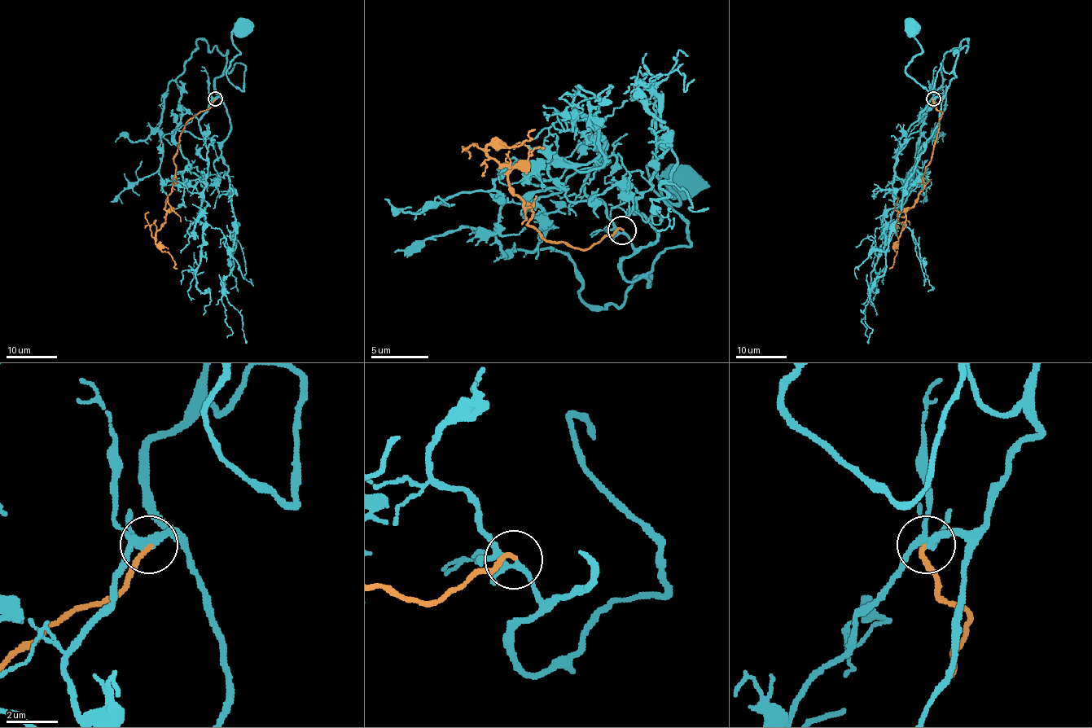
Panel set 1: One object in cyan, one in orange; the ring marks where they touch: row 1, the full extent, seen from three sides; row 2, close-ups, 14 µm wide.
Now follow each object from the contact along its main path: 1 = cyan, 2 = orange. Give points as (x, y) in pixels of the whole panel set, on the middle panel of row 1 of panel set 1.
1: (624, 230), (621, 274), (641, 280), (690, 245), (647, 168), (678, 202), (661, 193), (678, 179)
2: (621, 230), (586, 248), (528, 225), (532, 205), (509, 185), (511, 168), (485, 147), (517, 147), (534, 130)

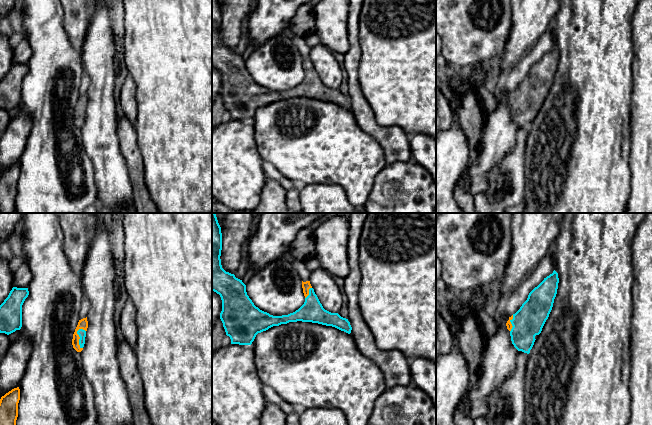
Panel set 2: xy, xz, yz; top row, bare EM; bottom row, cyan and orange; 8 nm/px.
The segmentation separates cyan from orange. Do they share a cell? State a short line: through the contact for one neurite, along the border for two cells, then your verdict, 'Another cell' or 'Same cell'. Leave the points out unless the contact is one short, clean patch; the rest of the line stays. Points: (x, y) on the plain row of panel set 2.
Line: xy (82, 109), (80, 114), (77, 107), (83, 99). Same cell

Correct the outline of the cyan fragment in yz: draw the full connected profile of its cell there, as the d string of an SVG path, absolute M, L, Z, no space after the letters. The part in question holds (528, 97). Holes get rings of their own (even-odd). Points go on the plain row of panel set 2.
M554 46L529 69L520 85L509 93L506 102L518 127L530 129L535 112L541 109L552 86L558 59L558 49Z

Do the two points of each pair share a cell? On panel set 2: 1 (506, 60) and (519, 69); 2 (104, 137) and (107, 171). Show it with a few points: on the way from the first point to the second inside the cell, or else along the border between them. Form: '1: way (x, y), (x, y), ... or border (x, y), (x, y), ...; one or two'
1: border (530, 49), (510, 71), (501, 73); two
2: way (107, 145), (107, 163); one

